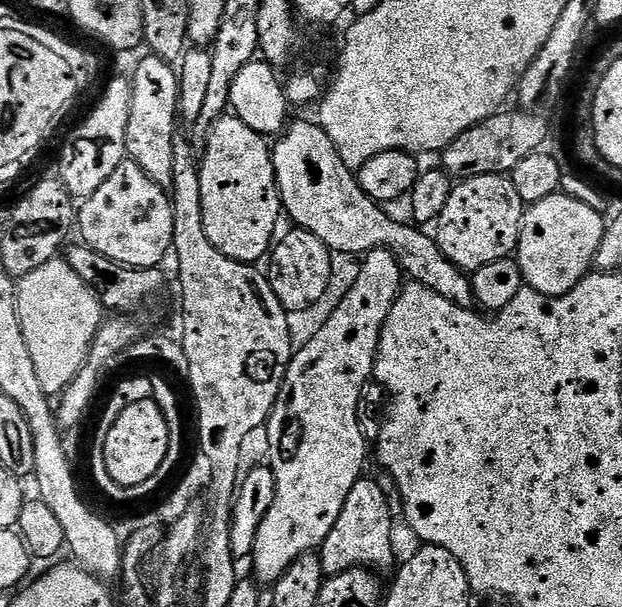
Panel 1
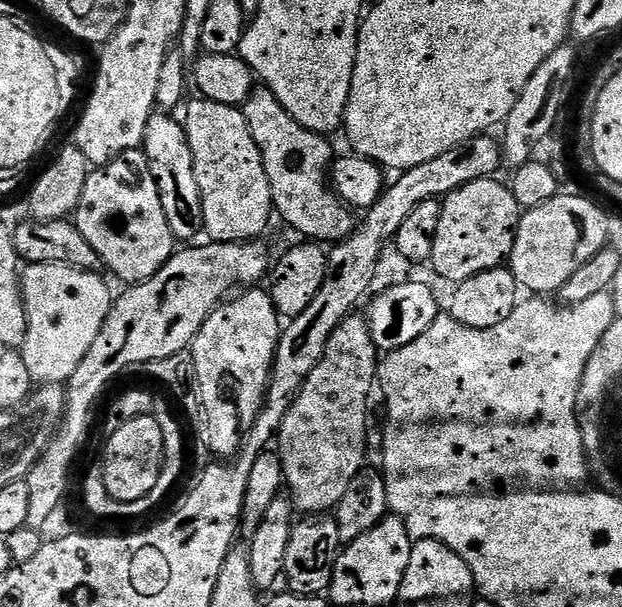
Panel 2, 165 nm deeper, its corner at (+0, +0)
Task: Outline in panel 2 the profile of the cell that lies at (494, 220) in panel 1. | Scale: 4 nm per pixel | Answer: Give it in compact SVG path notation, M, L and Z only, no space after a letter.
M475 180L443 197L430 267L449 280L449 285L461 284L466 278L474 278L474 274L482 274L482 270L501 267L511 257L522 210L511 187L498 181Z

